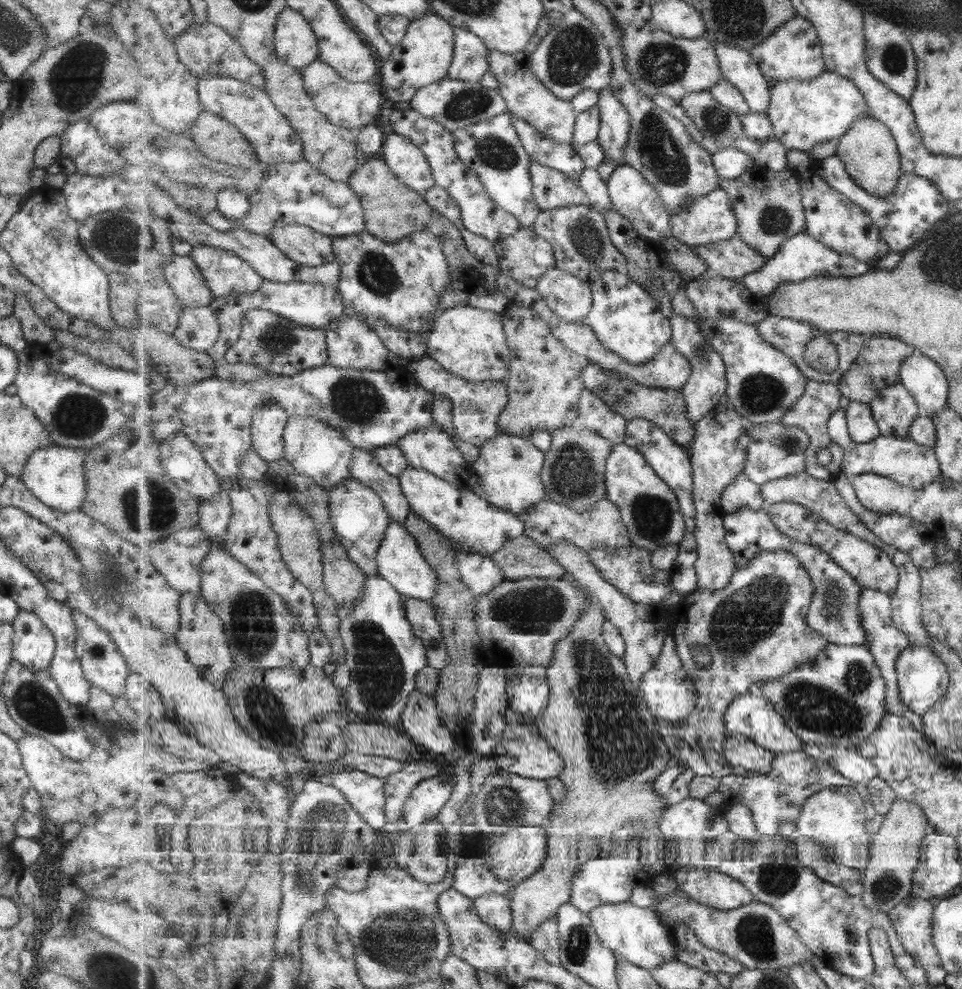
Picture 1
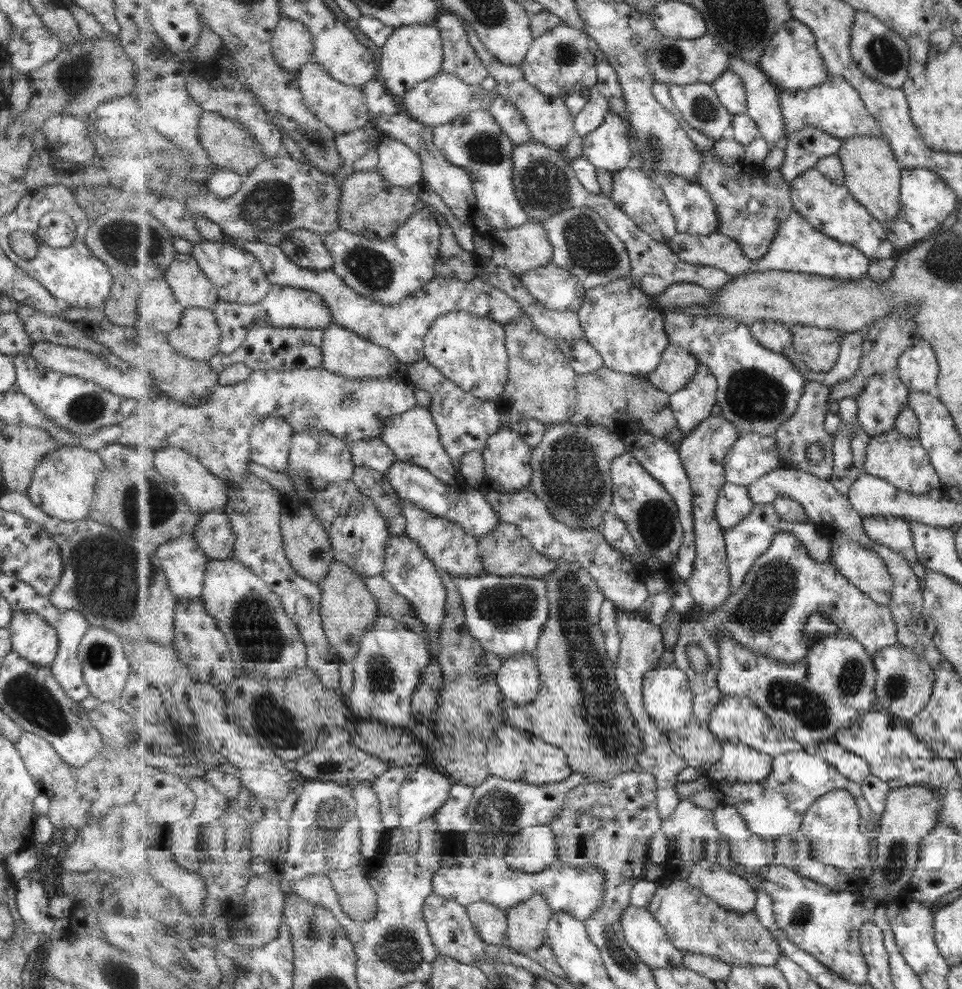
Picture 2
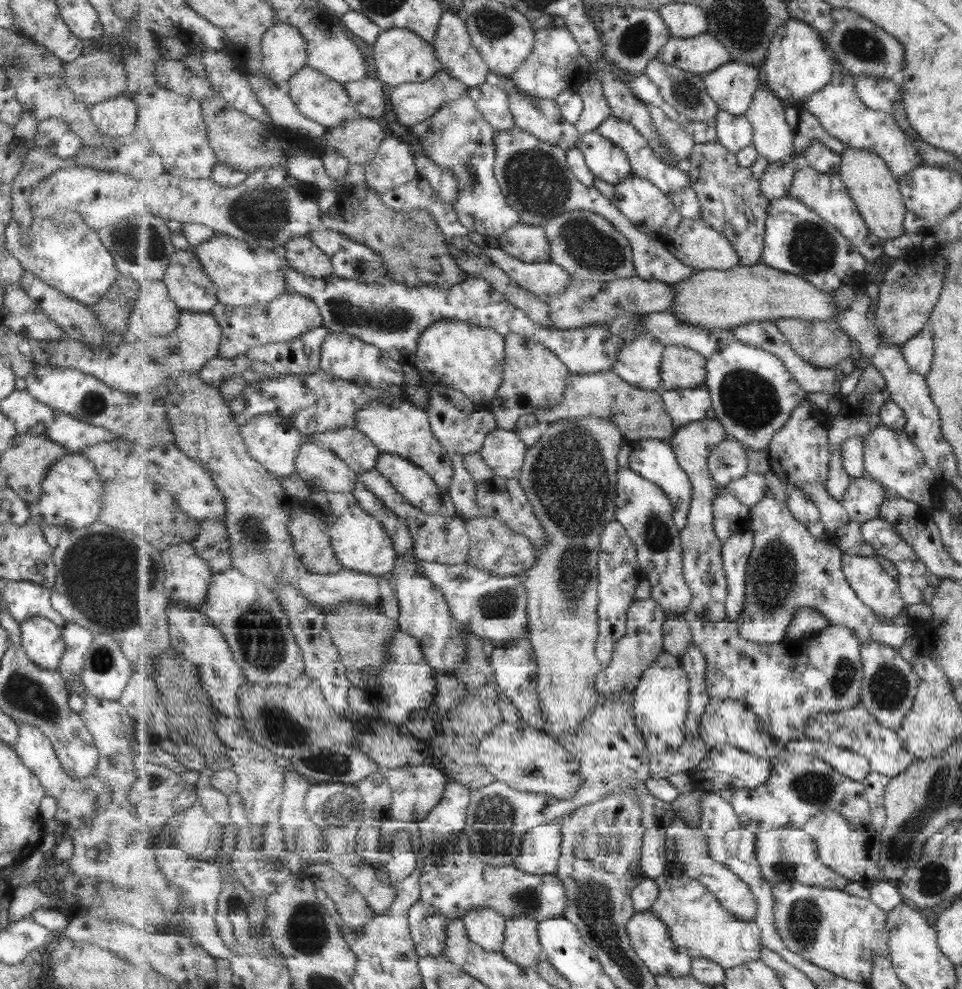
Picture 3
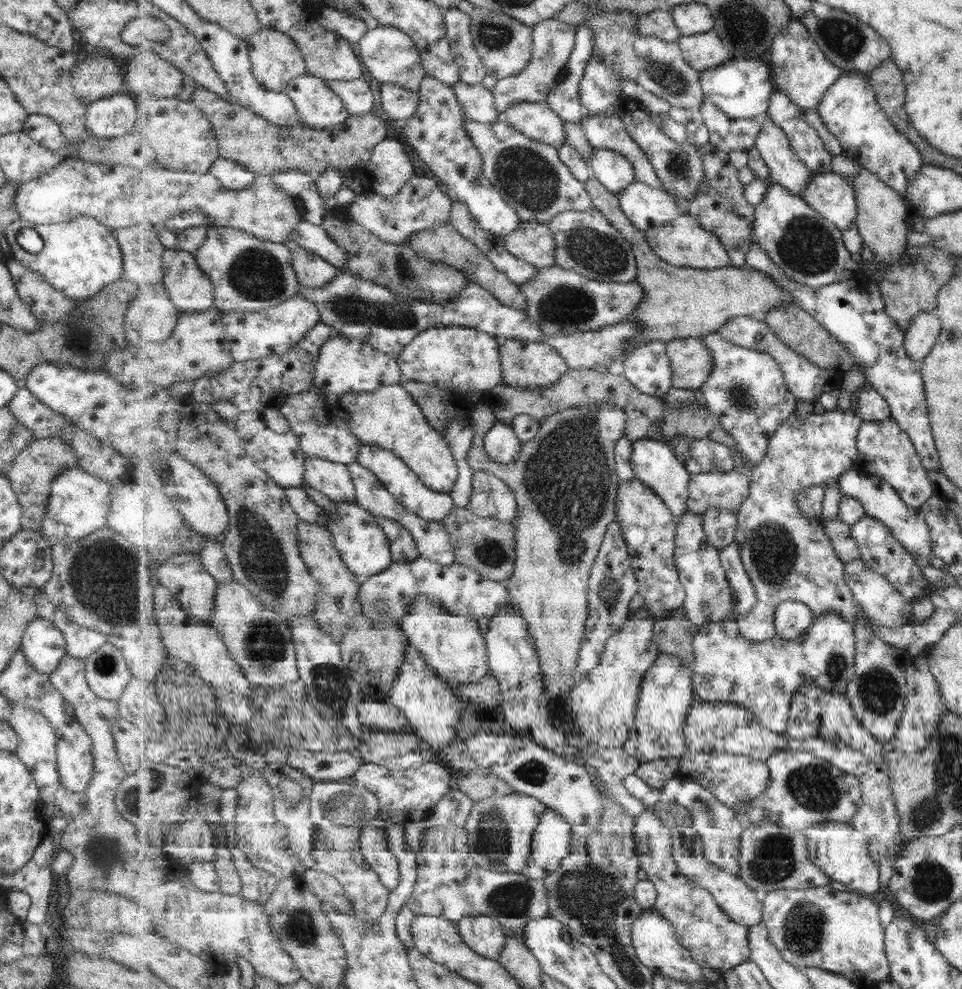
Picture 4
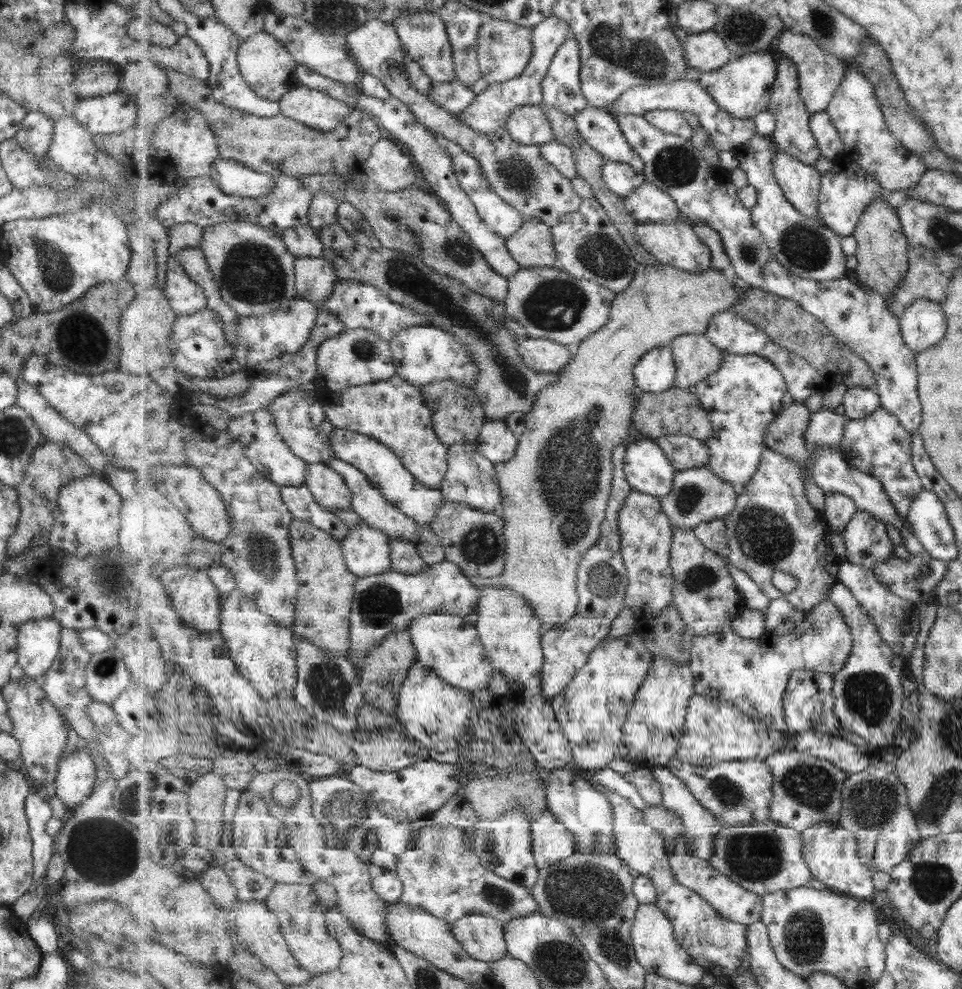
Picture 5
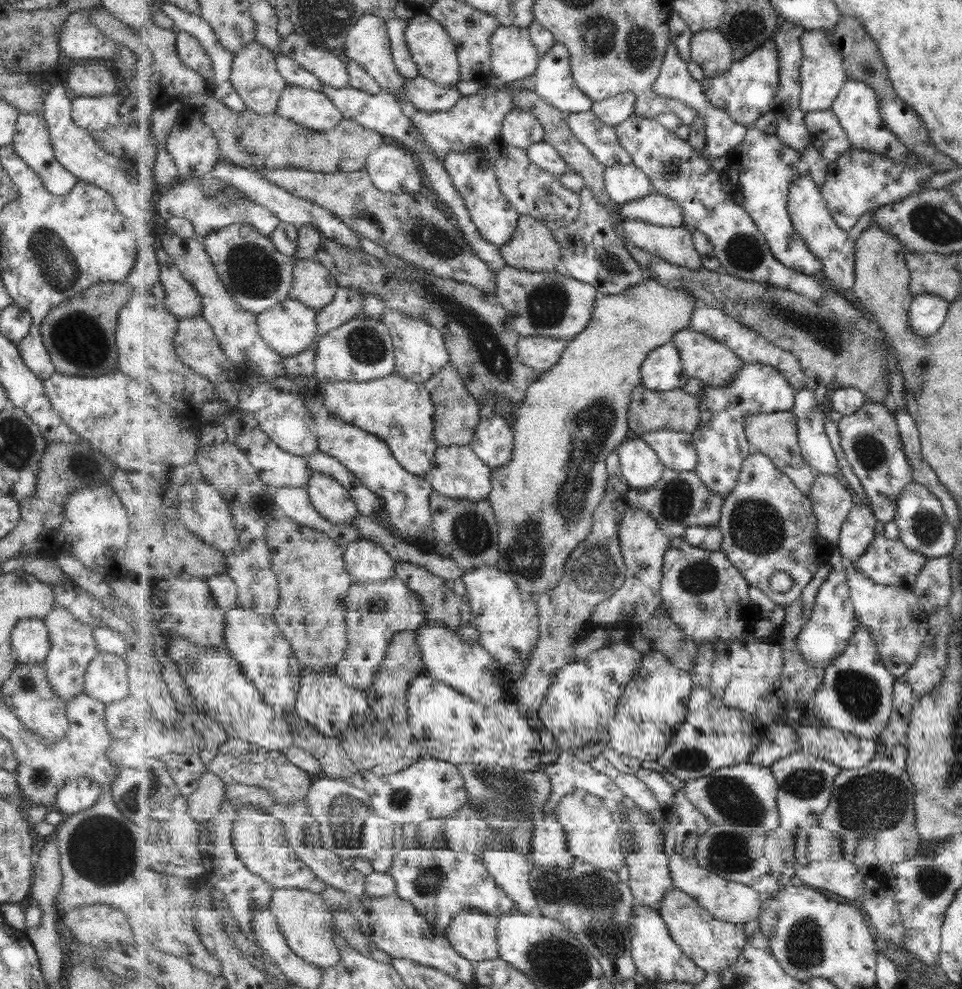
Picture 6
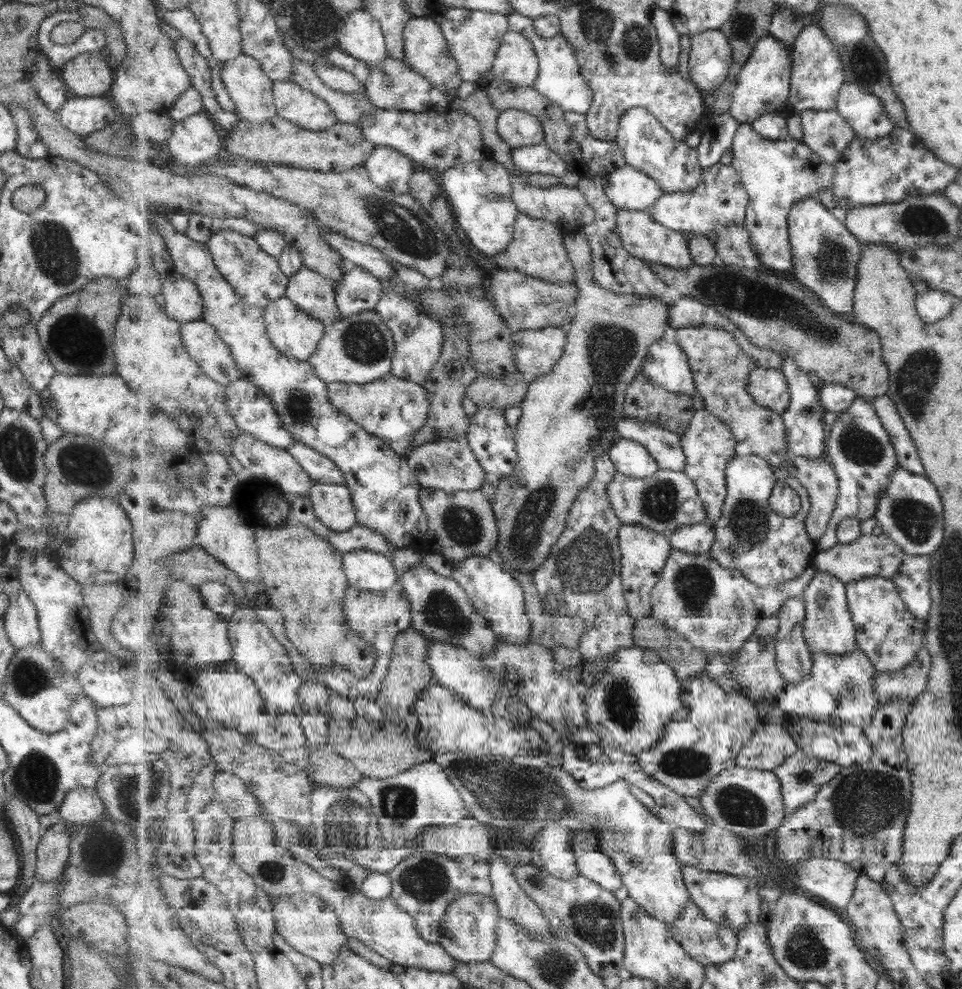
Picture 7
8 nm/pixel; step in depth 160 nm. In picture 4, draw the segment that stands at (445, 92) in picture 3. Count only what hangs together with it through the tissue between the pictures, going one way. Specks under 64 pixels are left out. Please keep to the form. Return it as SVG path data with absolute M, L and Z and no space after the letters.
M394 83L380 84L380 104L389 118L406 122L420 107L420 94Z

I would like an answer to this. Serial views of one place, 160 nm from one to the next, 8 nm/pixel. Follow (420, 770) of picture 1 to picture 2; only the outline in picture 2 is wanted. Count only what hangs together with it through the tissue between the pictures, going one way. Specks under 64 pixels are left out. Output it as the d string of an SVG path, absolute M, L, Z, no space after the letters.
M410 765L407 767L391 767L381 778L377 778L377 780L373 781L373 789L375 789L375 792L377 792L377 797L379 797L380 803L381 803L381 813L382 813L382 818L384 821L384 826L386 827L387 831L395 828L399 828L401 826L401 816L400 812L398 811L398 806L399 806L399 792L401 792L401 786L405 784L405 780L407 780L407 776L411 774L411 772L415 772L417 770L417 767L421 766L416 766L416 765Z

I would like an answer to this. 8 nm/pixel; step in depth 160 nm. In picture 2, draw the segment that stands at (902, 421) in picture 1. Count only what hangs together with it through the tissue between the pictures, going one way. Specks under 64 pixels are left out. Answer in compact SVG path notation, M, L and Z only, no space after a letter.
M896 373L876 374L869 379L863 394L855 398L858 410L858 422L872 437L896 428L897 415L905 408L909 408L911 391L908 385Z

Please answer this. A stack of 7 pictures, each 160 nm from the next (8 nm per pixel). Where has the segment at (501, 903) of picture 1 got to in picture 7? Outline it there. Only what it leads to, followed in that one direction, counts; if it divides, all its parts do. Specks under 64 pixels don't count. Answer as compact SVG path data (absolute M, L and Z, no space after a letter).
M465 894L449 905L442 922L443 935L439 943L459 961L466 963L489 961L497 948L500 917L500 909L493 899L485 898L483 894Z

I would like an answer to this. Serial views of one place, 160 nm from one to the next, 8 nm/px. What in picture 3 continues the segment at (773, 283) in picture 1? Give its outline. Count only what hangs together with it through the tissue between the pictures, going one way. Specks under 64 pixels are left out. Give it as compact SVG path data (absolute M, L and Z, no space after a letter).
M789 194L770 200L762 261L770 268L793 273L827 293L853 287L859 280L863 280L868 263L852 246L852 240L843 236L833 224L809 208L809 205Z

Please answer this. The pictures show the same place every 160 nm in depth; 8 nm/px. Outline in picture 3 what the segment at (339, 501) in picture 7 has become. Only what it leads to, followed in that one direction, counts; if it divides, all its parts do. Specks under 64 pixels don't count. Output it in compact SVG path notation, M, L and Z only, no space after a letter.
M307 439L296 458L296 469L313 492L354 492L358 474L332 449Z

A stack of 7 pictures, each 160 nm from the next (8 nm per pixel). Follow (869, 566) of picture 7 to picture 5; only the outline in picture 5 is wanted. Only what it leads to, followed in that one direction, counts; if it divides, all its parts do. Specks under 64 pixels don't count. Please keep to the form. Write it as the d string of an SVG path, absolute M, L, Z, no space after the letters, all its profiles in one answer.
M924 551L907 560L891 557L888 561L875 565L873 569L885 588L919 604L931 599L930 592L943 576L946 562L931 558Z

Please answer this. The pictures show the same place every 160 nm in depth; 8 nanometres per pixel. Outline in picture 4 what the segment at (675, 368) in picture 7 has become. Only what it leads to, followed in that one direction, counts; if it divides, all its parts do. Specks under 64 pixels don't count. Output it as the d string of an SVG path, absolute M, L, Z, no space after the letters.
M644 343L623 360L624 375L641 392L663 398L673 388L672 362L665 343Z

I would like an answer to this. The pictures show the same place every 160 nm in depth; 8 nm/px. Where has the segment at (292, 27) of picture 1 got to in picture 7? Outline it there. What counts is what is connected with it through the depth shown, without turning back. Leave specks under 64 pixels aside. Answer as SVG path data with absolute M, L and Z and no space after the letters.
M242 53L236 59L227 62L225 66L222 78L226 81L227 90L237 105L236 113L239 118L259 124L273 119L277 115L273 80L265 73L262 64L256 58Z

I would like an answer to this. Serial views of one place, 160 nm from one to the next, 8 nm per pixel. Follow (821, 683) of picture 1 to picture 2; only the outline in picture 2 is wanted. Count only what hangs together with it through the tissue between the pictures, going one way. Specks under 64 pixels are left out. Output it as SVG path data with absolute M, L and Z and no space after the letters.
M846 633L815 640L808 655L789 664L773 657L754 653L733 637L721 637L718 687L728 695L751 698L788 736L813 749L823 741L834 740L834 734L851 728L867 712L876 708L876 664L863 644Z

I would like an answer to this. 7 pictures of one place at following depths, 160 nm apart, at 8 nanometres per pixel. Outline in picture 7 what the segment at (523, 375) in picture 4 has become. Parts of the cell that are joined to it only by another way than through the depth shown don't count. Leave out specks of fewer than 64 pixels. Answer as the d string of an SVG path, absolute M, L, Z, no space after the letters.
M541 328L514 332L512 352L516 352L516 364L529 379L548 375L560 362L568 344L567 330Z

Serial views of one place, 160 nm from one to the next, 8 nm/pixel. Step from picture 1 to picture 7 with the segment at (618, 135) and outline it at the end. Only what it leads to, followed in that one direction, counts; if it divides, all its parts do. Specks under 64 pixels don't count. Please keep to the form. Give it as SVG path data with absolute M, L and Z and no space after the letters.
M629 164L603 177L608 197L618 208L652 214L652 208L664 190L647 173Z

